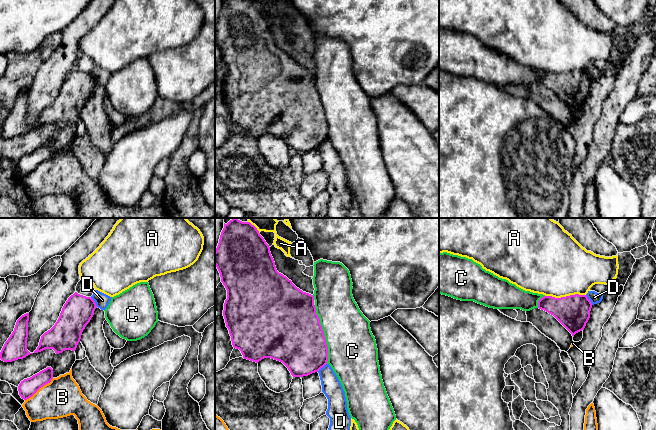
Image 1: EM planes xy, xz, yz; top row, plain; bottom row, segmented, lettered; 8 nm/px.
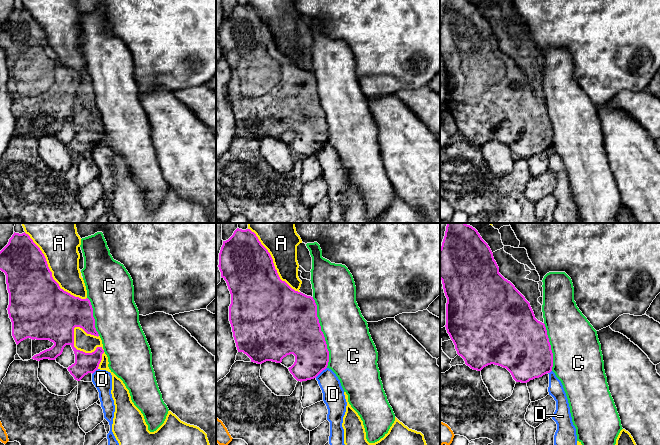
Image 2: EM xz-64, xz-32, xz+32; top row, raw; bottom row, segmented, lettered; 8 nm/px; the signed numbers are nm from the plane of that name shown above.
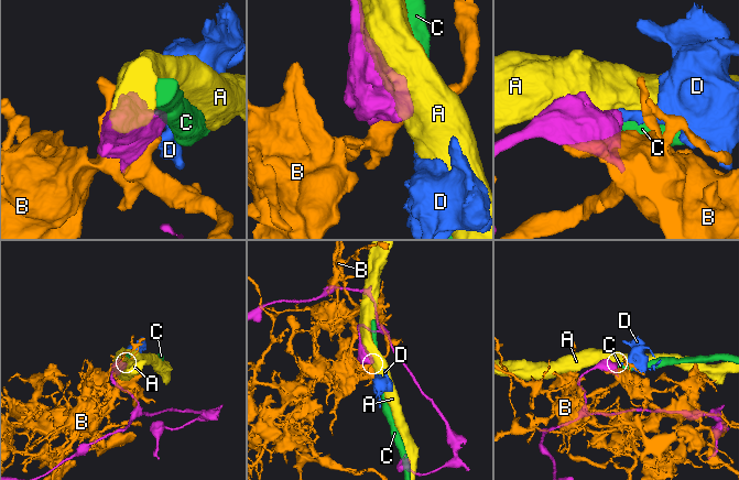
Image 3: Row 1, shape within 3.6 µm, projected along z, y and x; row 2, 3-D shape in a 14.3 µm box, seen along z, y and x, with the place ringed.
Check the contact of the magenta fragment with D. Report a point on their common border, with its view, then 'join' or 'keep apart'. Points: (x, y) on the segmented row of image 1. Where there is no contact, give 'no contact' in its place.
meets magenta in yz at (588, 299); keep apart

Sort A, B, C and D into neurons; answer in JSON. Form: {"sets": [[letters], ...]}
{"sets": [["A", "C"], ["B", "D"]]}

